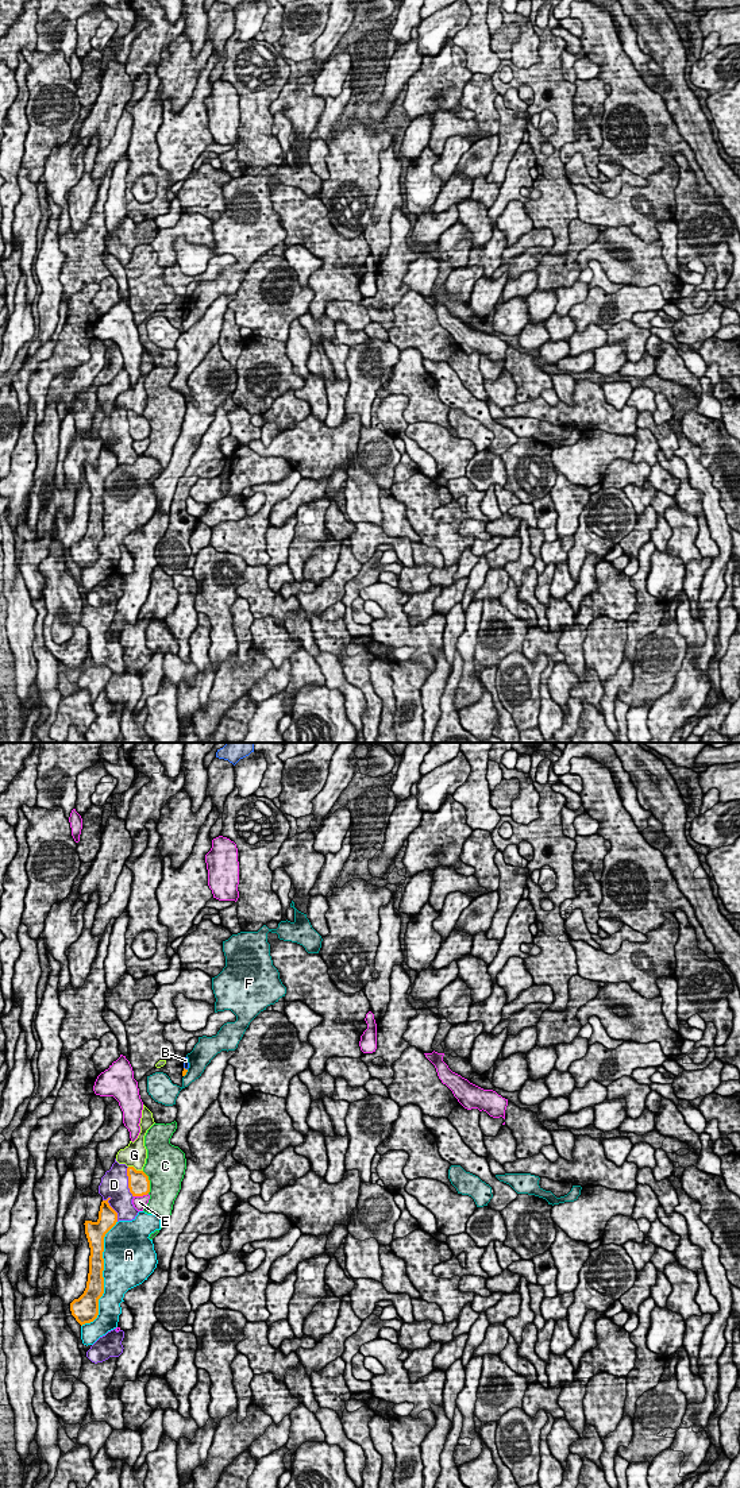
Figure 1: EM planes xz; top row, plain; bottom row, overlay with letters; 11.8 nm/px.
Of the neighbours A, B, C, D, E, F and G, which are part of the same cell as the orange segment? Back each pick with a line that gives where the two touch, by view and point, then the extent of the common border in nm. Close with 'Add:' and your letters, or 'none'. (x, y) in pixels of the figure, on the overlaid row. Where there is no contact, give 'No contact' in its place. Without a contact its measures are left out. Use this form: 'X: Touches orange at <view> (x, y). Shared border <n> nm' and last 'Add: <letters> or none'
Add: none

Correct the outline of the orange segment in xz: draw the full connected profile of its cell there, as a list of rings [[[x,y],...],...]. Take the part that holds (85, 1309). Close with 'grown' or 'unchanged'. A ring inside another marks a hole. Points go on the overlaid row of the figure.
[[[109,1199],[101,1202],[96,1222],[84,1223],[90,1248],[88,1281],[84,1294],[70,1303],[72,1315],[81,1326],[97,1318],[99,1299],[104,1294],[104,1237],[117,1222],[117,1213],[109,1206]]]; unchanged

